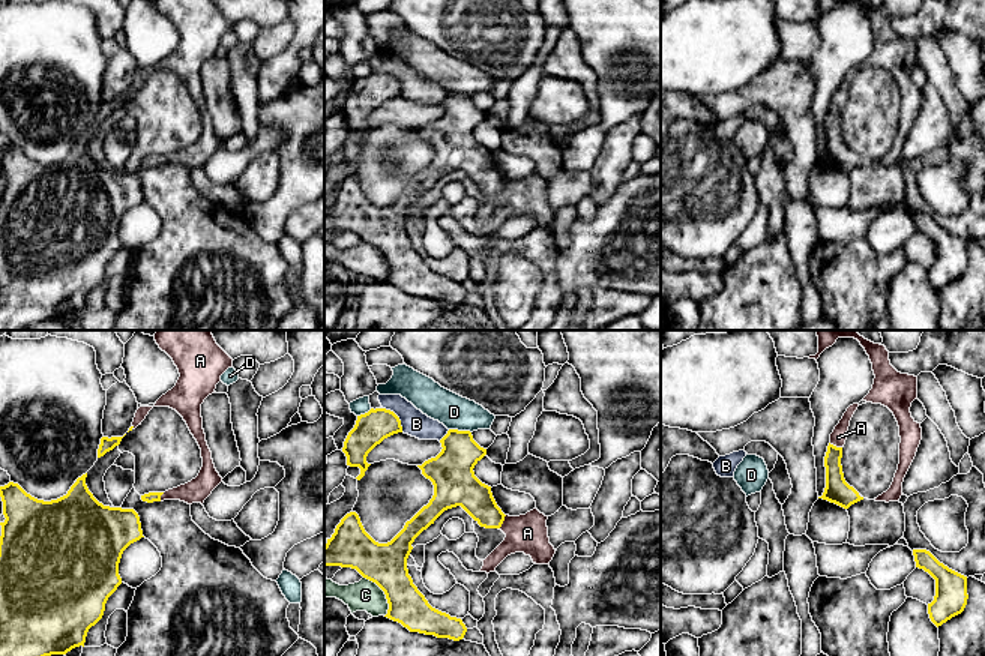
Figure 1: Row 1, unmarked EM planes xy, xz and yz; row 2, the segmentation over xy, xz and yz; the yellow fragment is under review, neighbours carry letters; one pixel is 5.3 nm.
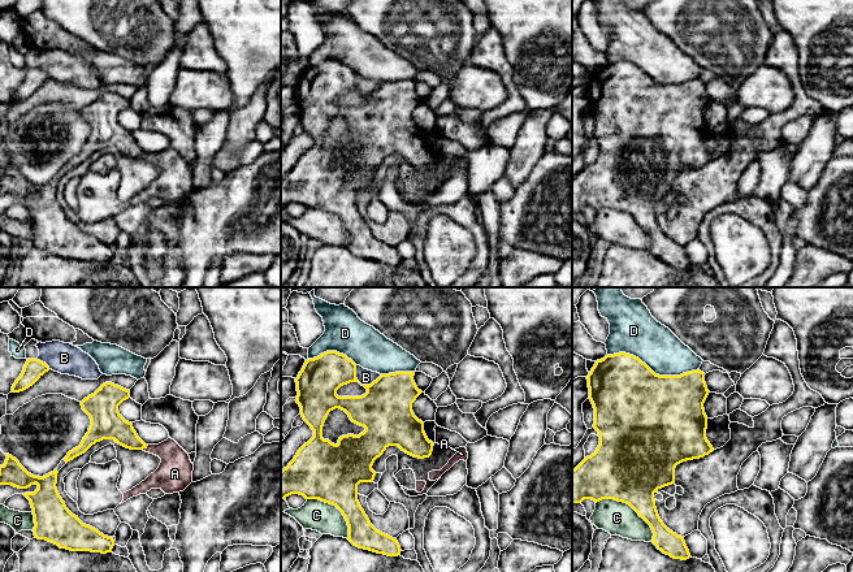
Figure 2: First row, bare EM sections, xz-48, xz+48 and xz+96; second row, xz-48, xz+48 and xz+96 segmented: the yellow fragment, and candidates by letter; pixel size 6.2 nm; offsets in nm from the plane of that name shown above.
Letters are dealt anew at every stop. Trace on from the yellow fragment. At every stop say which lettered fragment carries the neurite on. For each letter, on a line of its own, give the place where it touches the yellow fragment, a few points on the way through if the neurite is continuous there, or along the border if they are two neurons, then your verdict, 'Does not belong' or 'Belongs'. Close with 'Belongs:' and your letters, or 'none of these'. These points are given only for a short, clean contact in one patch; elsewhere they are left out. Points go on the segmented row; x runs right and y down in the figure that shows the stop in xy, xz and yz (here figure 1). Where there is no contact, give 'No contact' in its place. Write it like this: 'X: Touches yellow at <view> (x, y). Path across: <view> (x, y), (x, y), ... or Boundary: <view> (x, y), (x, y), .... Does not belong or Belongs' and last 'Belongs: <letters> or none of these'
A: Touches yellow at xz (502, 523). Belongs
B: Touches yellow at xz (398, 418). Boundary: xz (383, 407), (398, 418), (403, 431). Does not belong
C: Touches yellow at xz (385, 593). Does not belong
D: Touches yellow at xz (460, 431). Does not belong
Belongs: A

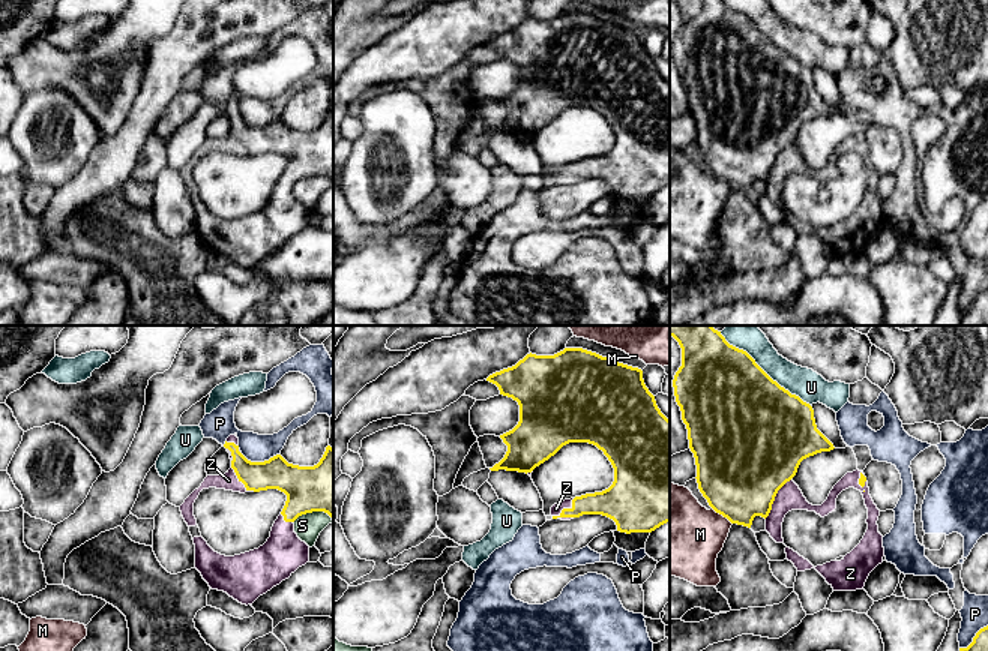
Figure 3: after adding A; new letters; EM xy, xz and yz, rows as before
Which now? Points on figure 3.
M: Touches yellow at yz (722, 515). Does not belong
P: Touches yellow at xy (260, 462). Does not belong
S: Touches yellow at xy (313, 510). Does not belong
U: Touches yellow at yz (763, 371). Does not belong
Z: Touches yellow at xz (565, 509). Belongs
Belongs: Z

